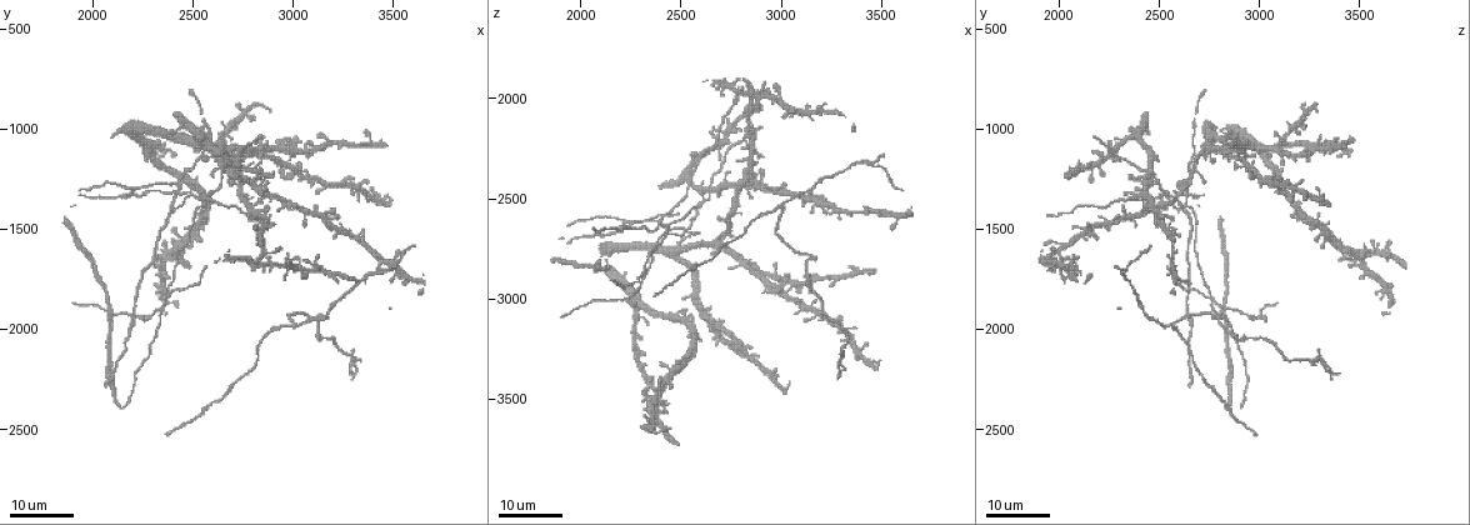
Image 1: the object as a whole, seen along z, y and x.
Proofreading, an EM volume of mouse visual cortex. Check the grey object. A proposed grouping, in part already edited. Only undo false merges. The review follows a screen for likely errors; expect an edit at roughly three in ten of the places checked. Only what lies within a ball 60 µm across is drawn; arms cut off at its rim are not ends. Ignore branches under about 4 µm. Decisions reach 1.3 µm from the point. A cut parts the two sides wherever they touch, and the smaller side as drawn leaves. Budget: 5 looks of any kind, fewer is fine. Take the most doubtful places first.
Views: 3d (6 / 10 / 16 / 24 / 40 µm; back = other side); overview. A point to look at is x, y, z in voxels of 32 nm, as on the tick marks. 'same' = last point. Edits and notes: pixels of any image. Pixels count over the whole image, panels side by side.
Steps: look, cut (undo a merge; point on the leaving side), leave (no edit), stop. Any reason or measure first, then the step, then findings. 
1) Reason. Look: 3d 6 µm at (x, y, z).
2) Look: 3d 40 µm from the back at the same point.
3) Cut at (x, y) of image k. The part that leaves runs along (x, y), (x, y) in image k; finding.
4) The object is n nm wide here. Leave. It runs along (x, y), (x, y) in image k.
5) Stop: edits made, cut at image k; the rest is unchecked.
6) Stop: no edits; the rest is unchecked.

Looks like a crossing. Look: 3d 16 µm at (2350, 1870, 2760).

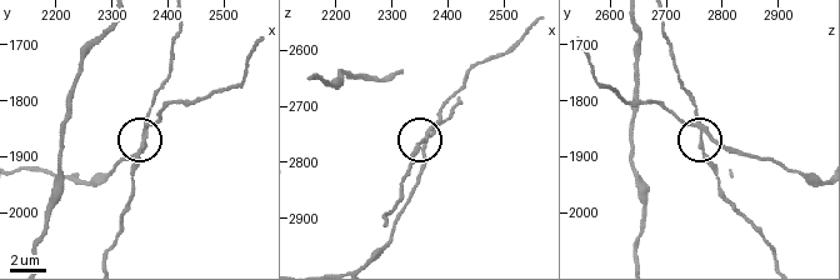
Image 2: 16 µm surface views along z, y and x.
Look: 3d 10 µm at (2360, 1865, 2765).

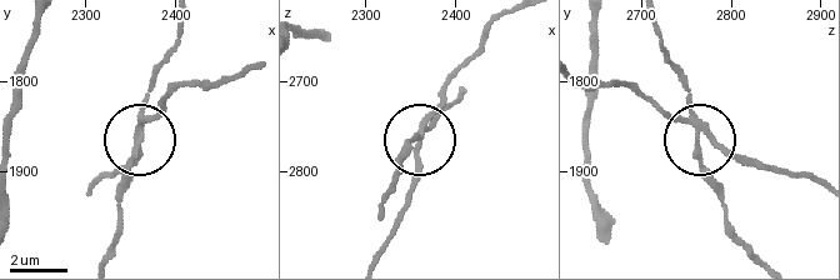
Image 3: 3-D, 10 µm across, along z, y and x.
Cut at (420, 165) of image 3. The part that leaves runs along (421, 134), (414, 181), (383, 254) in image 3; a second neuron is stuck on.

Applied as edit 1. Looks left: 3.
A fork. Look: 3d 24 µm at (2710, 1140, 2310).

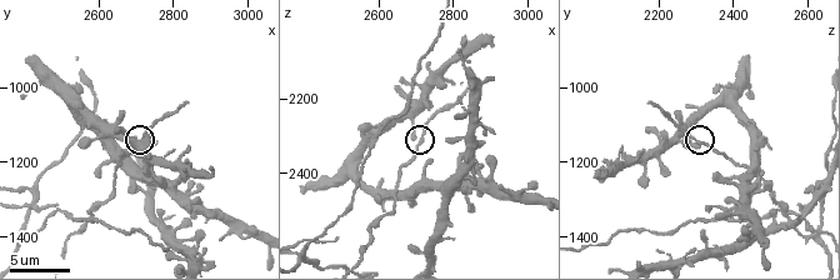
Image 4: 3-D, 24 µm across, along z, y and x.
Look: 3d 10 µm at (2710, 1150, 2310).

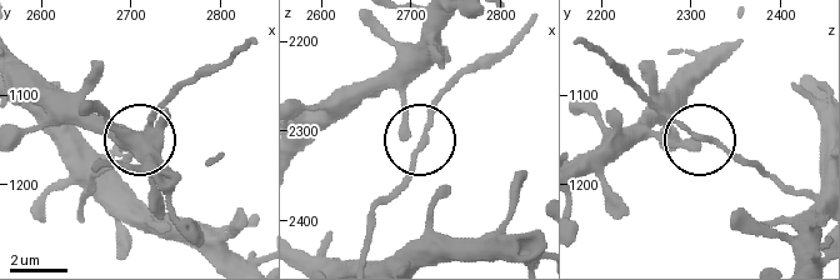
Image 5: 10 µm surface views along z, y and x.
Leave. All the same neuron.

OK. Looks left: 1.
Stop: edits made, cut at image 3; the rest is unchecked.

